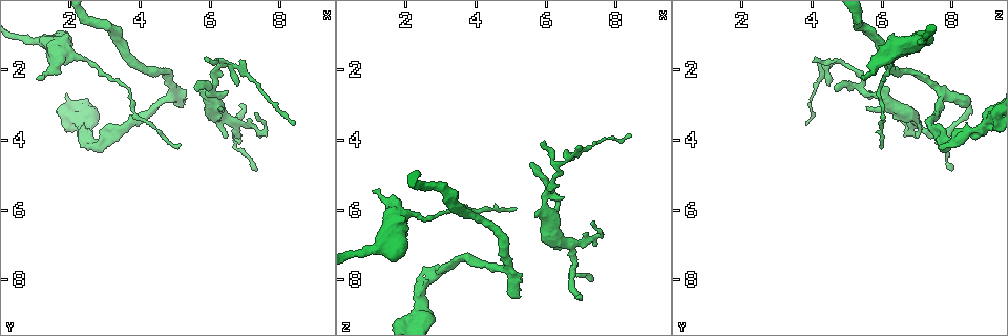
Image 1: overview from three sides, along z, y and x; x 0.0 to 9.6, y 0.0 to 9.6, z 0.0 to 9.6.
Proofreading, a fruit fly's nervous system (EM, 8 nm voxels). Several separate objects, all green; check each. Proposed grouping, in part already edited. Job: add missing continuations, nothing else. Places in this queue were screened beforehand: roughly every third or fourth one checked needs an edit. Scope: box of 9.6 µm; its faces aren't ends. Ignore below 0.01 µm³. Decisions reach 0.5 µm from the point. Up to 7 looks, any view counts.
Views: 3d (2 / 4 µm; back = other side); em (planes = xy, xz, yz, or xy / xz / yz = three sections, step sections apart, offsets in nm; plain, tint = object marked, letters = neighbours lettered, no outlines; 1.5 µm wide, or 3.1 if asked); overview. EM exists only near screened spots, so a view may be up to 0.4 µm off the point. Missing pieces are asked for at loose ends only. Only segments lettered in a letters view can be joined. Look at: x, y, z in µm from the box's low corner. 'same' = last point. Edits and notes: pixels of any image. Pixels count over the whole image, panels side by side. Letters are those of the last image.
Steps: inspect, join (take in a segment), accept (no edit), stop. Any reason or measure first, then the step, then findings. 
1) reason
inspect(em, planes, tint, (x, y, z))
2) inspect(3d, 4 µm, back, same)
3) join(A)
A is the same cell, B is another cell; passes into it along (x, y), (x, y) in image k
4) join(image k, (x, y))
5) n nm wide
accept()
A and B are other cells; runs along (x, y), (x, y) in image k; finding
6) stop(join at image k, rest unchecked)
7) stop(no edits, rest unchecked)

thin end
inspect(3d, 4 µm, (7.35, 4.85, 8.10))

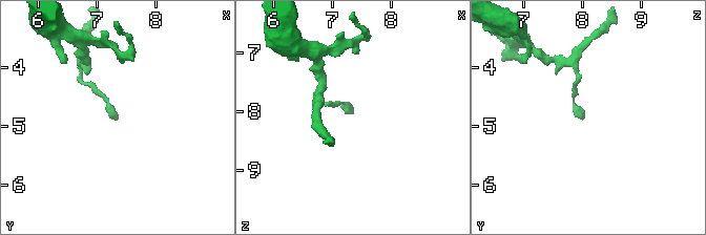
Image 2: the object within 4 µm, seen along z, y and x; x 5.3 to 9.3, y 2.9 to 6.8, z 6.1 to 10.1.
shape alone is not enough
inspect(em, planes, letters, (7.30, 4.90, 8.05))

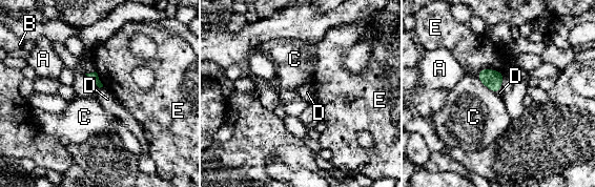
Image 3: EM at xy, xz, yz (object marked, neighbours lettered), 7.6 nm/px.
C touches over 220 nm
accept()
A, B, C, D and E are other cells; border along (103, 86), (99, 88) in image 3; none of them fits

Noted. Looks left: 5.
free end
inspect(em, planes, tint, (5.55, 2.55, 4.75))

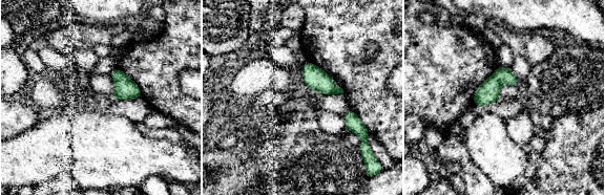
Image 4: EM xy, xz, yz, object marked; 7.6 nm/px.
inspect(em, planes, letters, same)

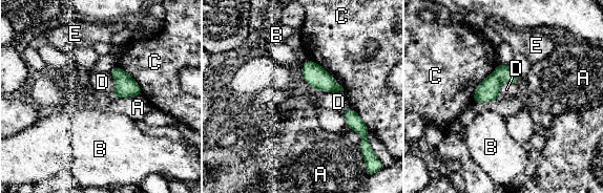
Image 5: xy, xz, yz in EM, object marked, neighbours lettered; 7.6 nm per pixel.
accept()
A, B, C, D and E are other cells; border along (311, 87), (324, 91), (342, 91) in image 5; no lettered segment goes on from it

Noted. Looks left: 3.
branch stops here
inspect(3d, 4 µm, (0.95, 2.25, 5.45))

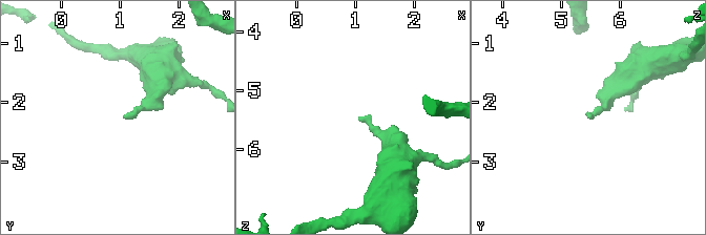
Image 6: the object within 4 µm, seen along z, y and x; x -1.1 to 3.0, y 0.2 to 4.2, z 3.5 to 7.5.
inspect(em, xy, step 8, tint, (1.05, 2.20, 5.45))

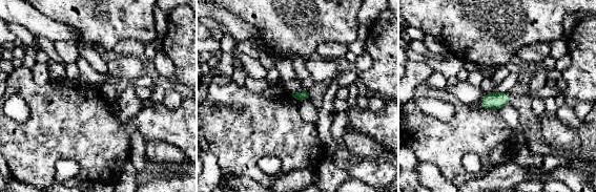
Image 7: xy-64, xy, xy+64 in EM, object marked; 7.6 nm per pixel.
cut it another way
inspect(em, planes, letters, same)

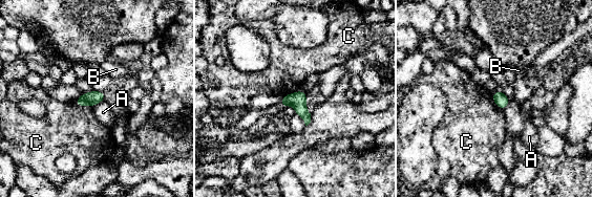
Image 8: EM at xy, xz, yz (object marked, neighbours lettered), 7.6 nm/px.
accept()
A, B and C are other cells; border along (74, 102), (79, 106), (92, 107) in image 8; no lettered segment goes on from it

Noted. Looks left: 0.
stop(no edits, rest unchecked)

